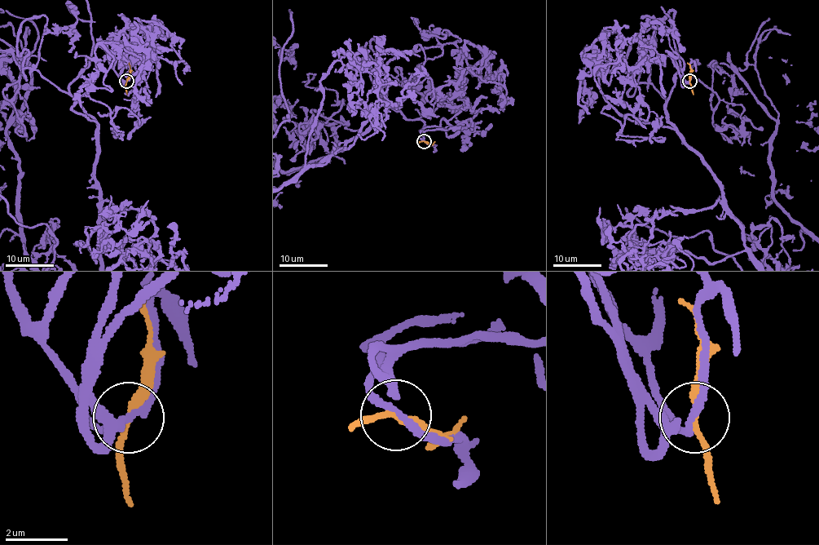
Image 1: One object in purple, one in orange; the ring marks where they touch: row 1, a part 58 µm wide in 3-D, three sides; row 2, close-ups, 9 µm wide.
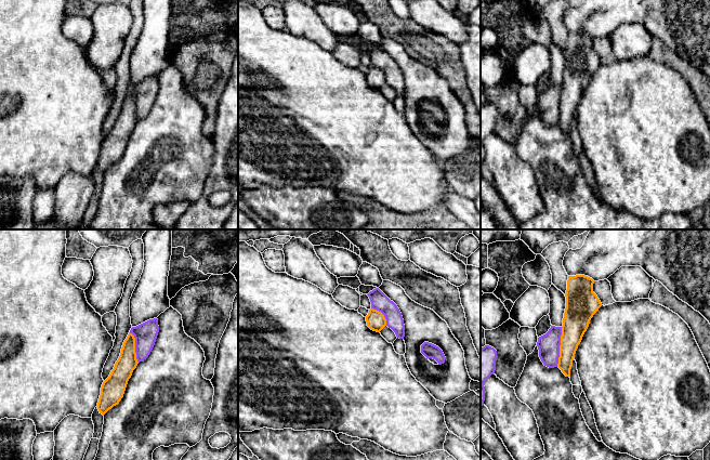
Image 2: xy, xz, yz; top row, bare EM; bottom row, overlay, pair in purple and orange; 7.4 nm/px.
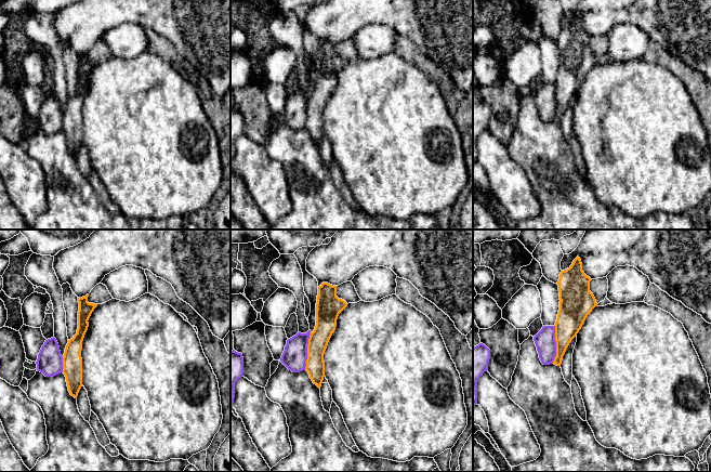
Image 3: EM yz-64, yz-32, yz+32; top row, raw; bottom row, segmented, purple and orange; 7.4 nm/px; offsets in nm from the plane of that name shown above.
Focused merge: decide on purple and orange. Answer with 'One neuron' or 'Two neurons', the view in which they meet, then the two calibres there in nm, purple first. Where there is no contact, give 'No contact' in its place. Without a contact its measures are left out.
Two neurons. Touches purple in yz. Thickness 160 nm (purple) against 200 nm

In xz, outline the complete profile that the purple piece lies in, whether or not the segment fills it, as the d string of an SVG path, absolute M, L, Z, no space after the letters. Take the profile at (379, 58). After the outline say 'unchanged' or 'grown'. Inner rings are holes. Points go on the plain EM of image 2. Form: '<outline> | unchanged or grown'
M379 45L373 47L367 53L371 60L371 66L381 69L386 77L386 83L395 90L397 95L404 96L405 82L397 63L391 58Z | unchanged

